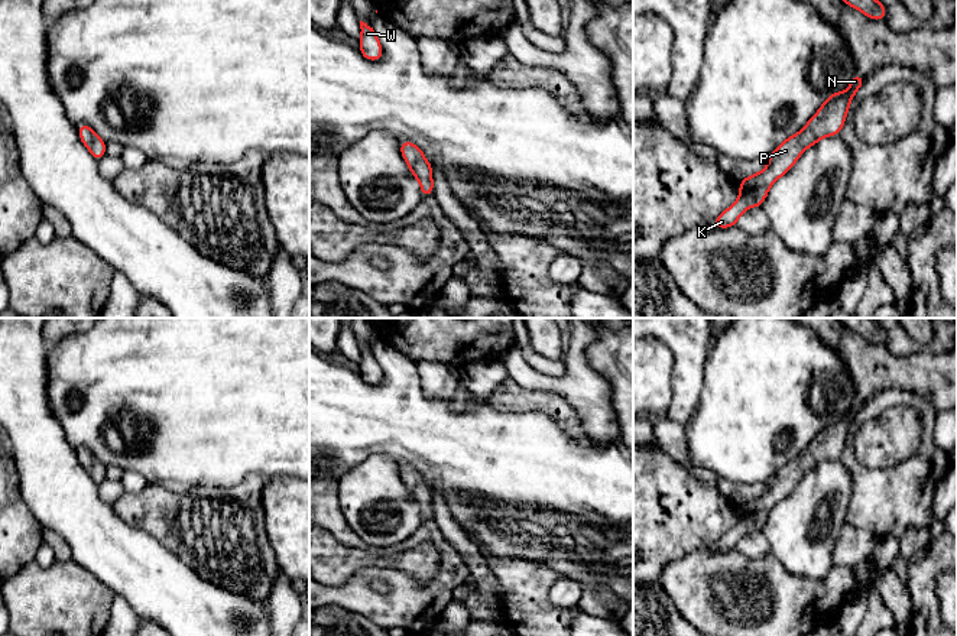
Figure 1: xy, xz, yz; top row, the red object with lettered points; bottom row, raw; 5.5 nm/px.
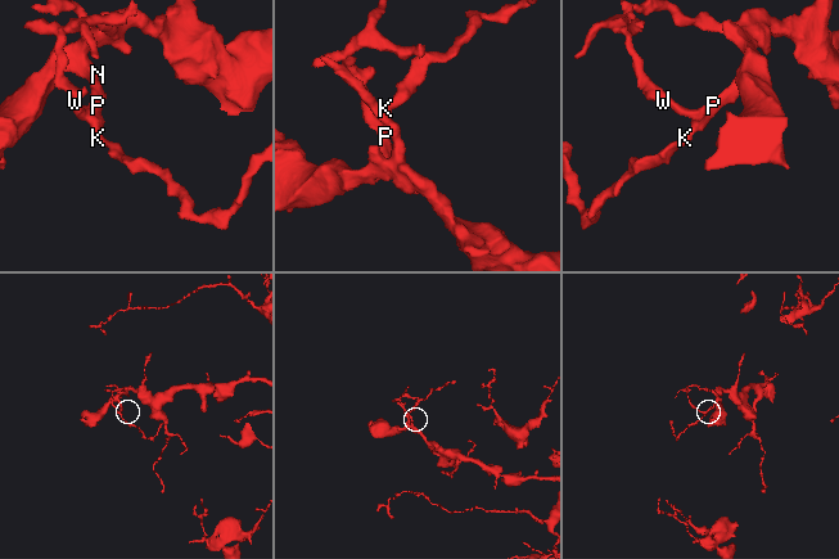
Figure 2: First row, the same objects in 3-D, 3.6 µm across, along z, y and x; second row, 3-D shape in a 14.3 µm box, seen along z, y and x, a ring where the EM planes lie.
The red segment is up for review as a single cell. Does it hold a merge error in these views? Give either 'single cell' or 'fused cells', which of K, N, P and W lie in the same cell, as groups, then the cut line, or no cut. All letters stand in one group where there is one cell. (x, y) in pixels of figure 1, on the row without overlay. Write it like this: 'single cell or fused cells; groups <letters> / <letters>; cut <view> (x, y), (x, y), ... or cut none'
single cell; groups K N P W; cut none

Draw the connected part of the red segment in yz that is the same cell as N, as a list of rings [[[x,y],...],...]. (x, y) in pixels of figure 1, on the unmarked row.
[[[853,396],[849,412],[843,416],[833,416],[798,458],[789,460],[773,474],[768,481],[768,490],[762,496],[739,504],[740,517],[737,525],[711,548],[717,552],[727,552],[737,548],[739,541],[747,532],[762,530],[772,507],[794,490],[805,473],[823,461],[840,458],[850,425],[864,405],[866,402]]]

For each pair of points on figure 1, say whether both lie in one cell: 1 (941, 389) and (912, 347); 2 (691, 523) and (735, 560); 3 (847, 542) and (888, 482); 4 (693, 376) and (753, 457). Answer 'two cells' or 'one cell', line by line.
1: two cells
2: two cells
3: two cells
4: two cells

